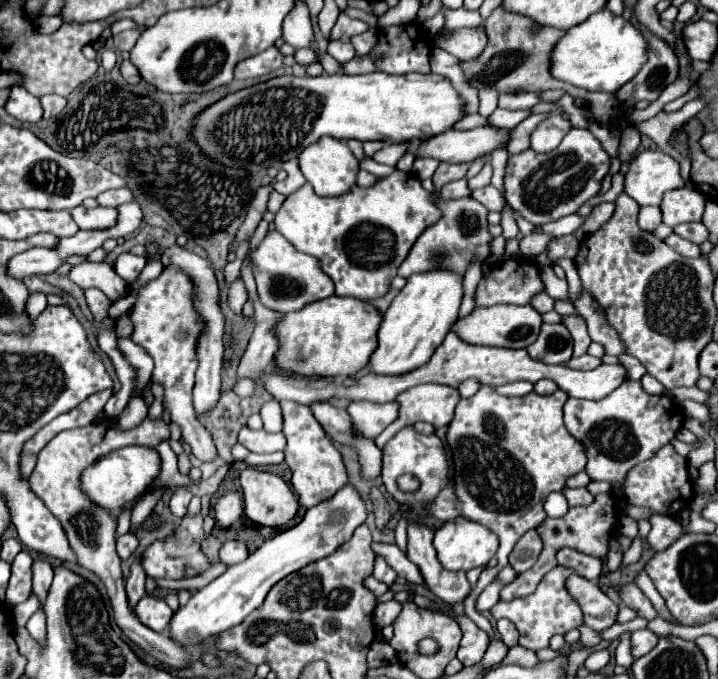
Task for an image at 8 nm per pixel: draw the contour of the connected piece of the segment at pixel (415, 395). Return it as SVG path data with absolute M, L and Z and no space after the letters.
M420 384L414 388L408 388L408 392L402 392L396 402L400 406L398 420L390 424L374 442L382 450L384 444L406 424L416 422L430 422L434 428L448 426L454 408L460 400L458 390L442 386L442 384Z

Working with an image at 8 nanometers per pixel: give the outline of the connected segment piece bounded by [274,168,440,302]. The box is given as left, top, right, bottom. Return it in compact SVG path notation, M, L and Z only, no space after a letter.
M398 168L390 176L378 178L370 188L352 186L342 196L318 196L306 182L286 198L274 218L274 226L296 250L318 258L322 272L334 282L336 296L352 296L368 302L382 298L390 290L390 282L402 260L408 256L412 244L428 226L440 220L440 208L432 198L434 196L422 188L418 176L412 172L400 172Z

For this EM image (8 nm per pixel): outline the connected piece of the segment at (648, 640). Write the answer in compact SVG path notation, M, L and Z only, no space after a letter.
M646 628L644 630L636 630L632 634L632 656L634 656L634 660L644 656L644 654L648 654L656 646L656 642L658 642L656 634L646 632Z

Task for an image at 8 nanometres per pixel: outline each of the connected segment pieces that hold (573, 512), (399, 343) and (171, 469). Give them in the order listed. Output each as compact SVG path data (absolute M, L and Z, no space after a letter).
M596 494L594 496L594 502L588 504L588 506L572 506L564 516L560 518L548 518L544 520L536 532L540 534L542 538L542 552L536 560L536 564L524 572L524 574L518 574L514 582L510 582L504 590L502 590L502 596L500 600L514 600L514 598L524 598L528 594L532 594L538 586L538 582L544 578L546 572L550 572L552 568L556 568L556 552L564 546L568 548L574 548L582 554L588 554L588 556L594 556L594 558L600 558L600 560L606 560L606 554L610 550L610 538L612 534L616 532L618 528L618 504L616 504L616 498L612 494Z
M444 268L412 274L384 314L378 330L378 348L368 364L370 370L376 374L406 374L426 364L458 320L464 296L462 280L464 278L458 272Z
M168 442L160 444L156 450L162 456L162 472L160 472L160 476L156 478L156 482L148 490L152 490L154 486L166 486L166 488L176 488L176 486L192 488L192 486L198 486L198 482L192 482L188 476L182 476L178 472L178 468L176 468L176 454L172 452Z

